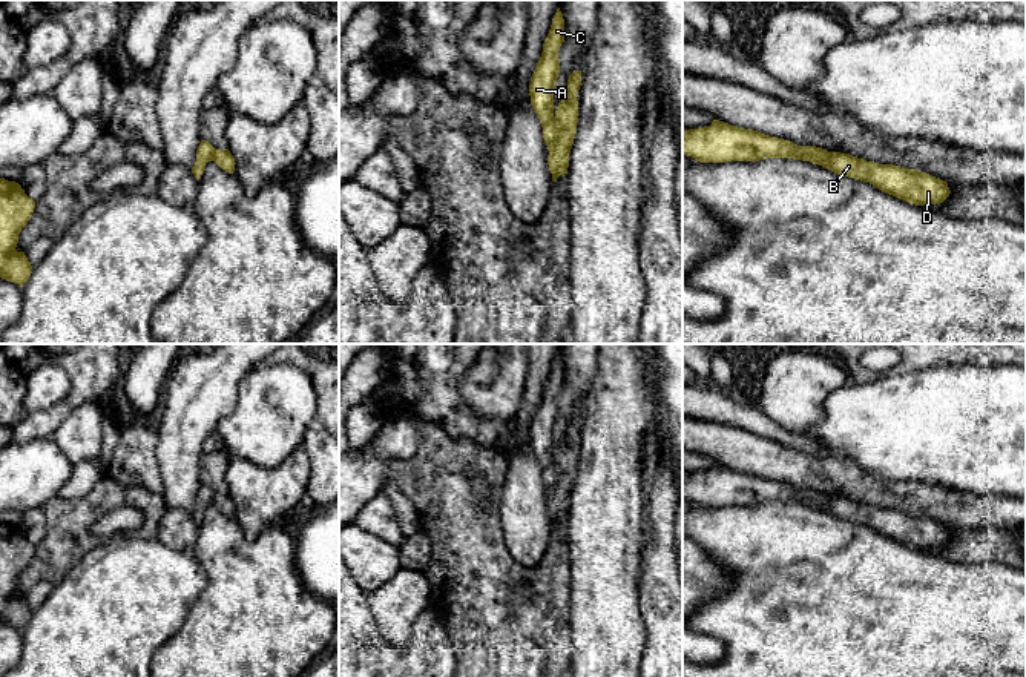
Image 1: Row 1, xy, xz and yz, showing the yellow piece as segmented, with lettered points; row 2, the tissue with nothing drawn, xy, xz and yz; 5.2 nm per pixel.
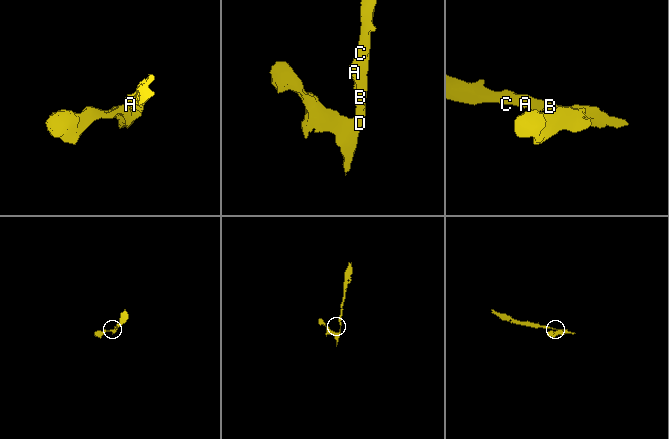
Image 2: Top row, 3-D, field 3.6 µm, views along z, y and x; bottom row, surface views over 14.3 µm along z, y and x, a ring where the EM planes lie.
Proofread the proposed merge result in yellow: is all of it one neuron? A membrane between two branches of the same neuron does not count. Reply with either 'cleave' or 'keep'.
keep

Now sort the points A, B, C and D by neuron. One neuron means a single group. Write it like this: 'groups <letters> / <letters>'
groups A B C D

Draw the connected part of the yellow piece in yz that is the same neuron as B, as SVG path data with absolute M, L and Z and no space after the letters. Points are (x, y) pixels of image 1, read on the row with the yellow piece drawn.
M713 120L710 126L682 130L682 155L699 163L765 158L810 161L837 175L870 183L879 190L916 206L940 204L951 193L946 181L922 170L879 164L816 146L797 146L790 140L736 127L719 120Z

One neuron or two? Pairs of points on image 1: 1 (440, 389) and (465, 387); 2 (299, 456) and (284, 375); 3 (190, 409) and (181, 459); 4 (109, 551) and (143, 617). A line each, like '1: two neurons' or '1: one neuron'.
1: two neurons
2: two neurons
3: one neuron
4: one neuron

